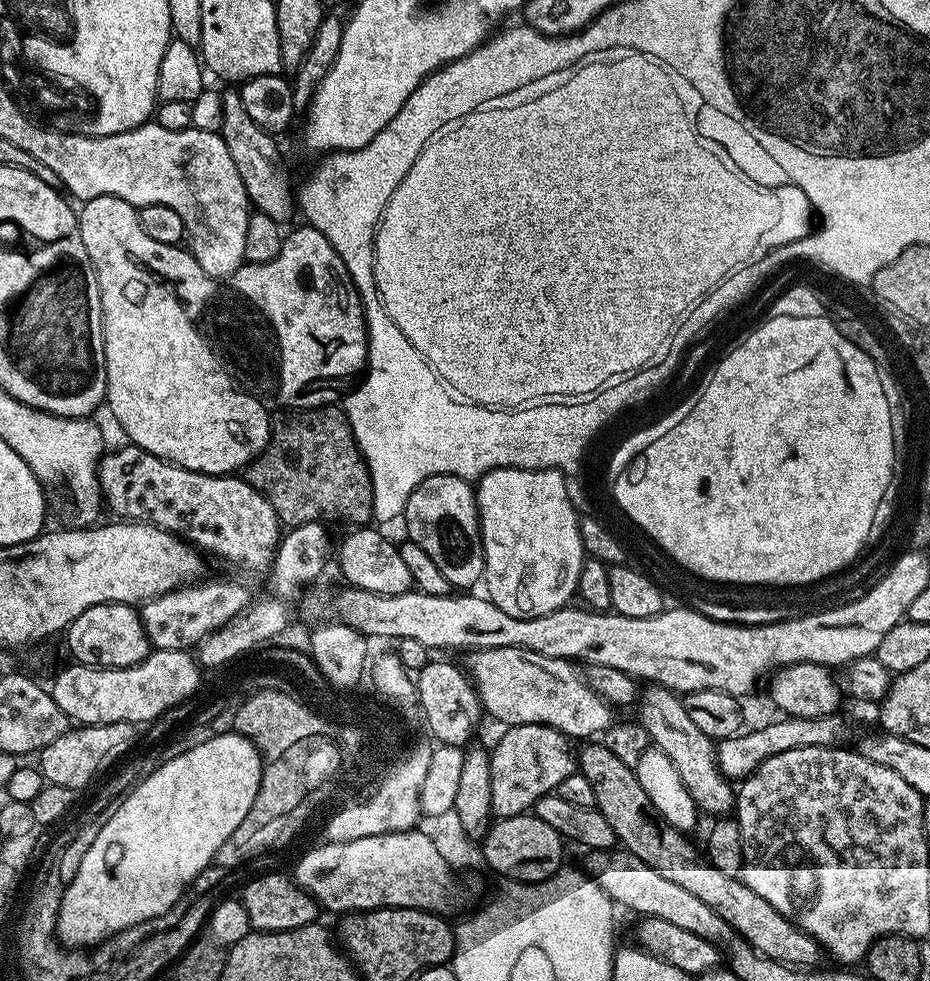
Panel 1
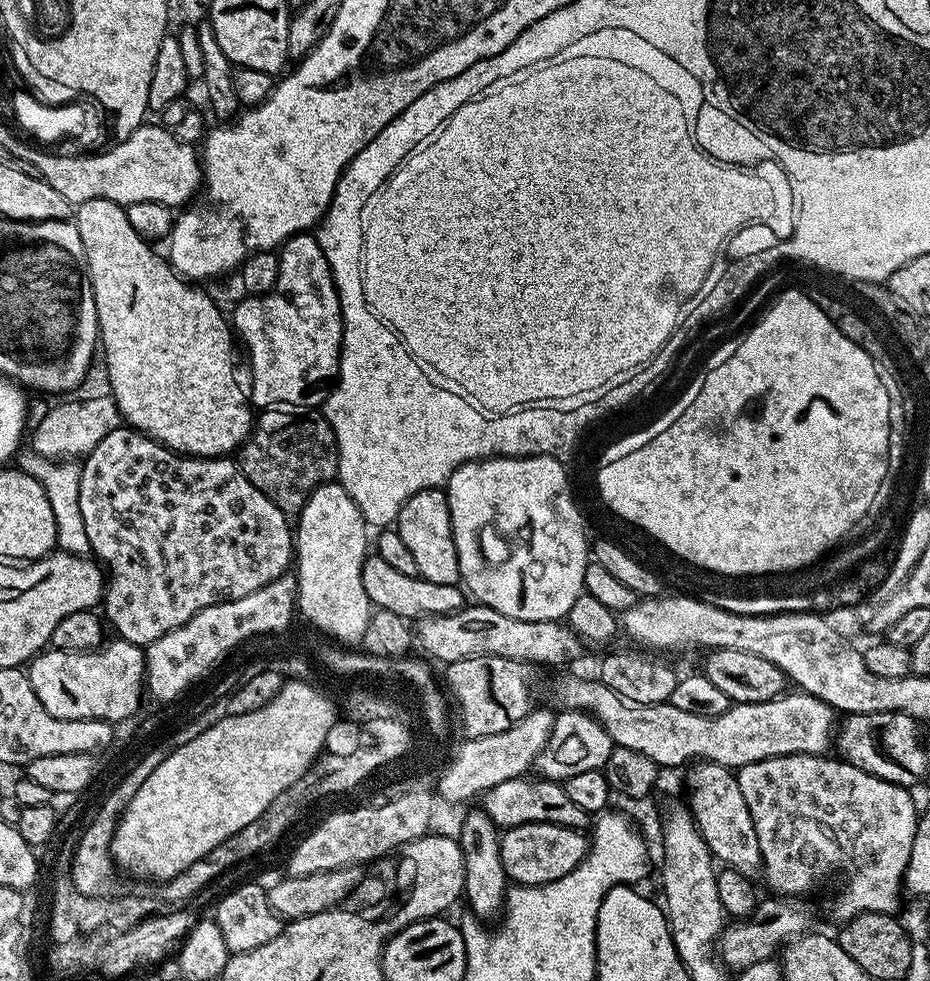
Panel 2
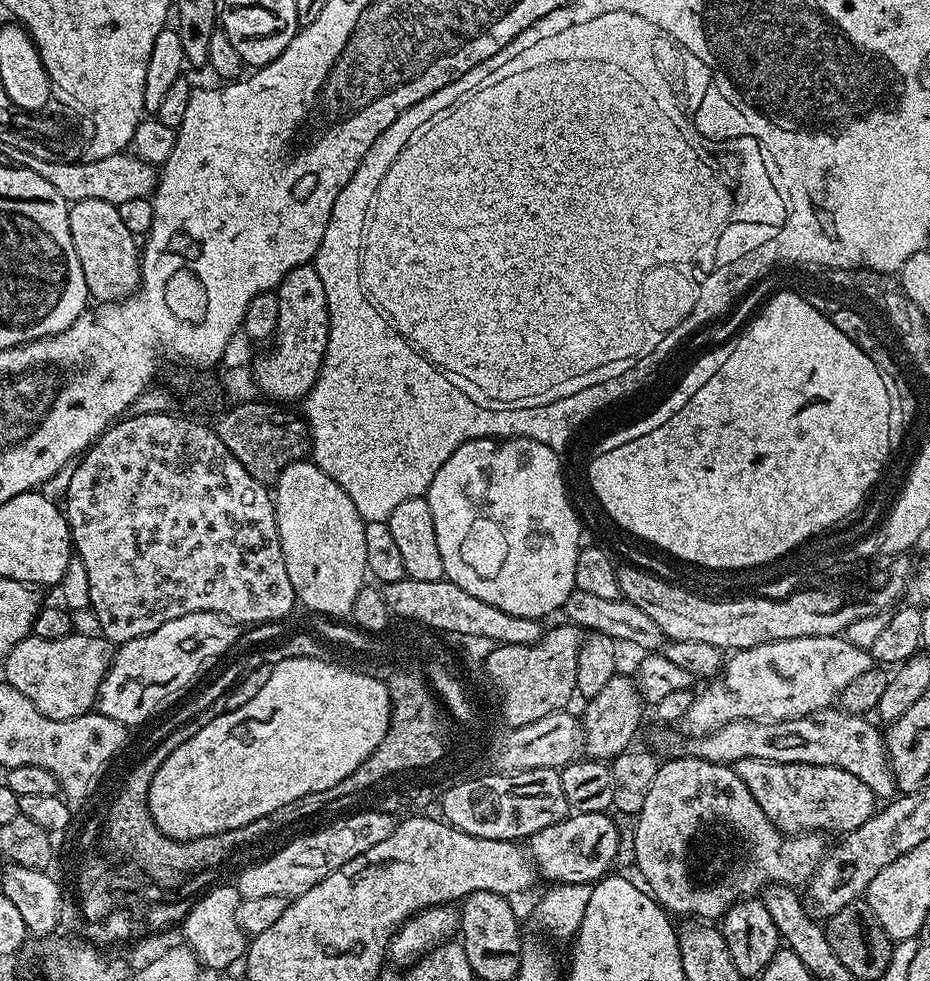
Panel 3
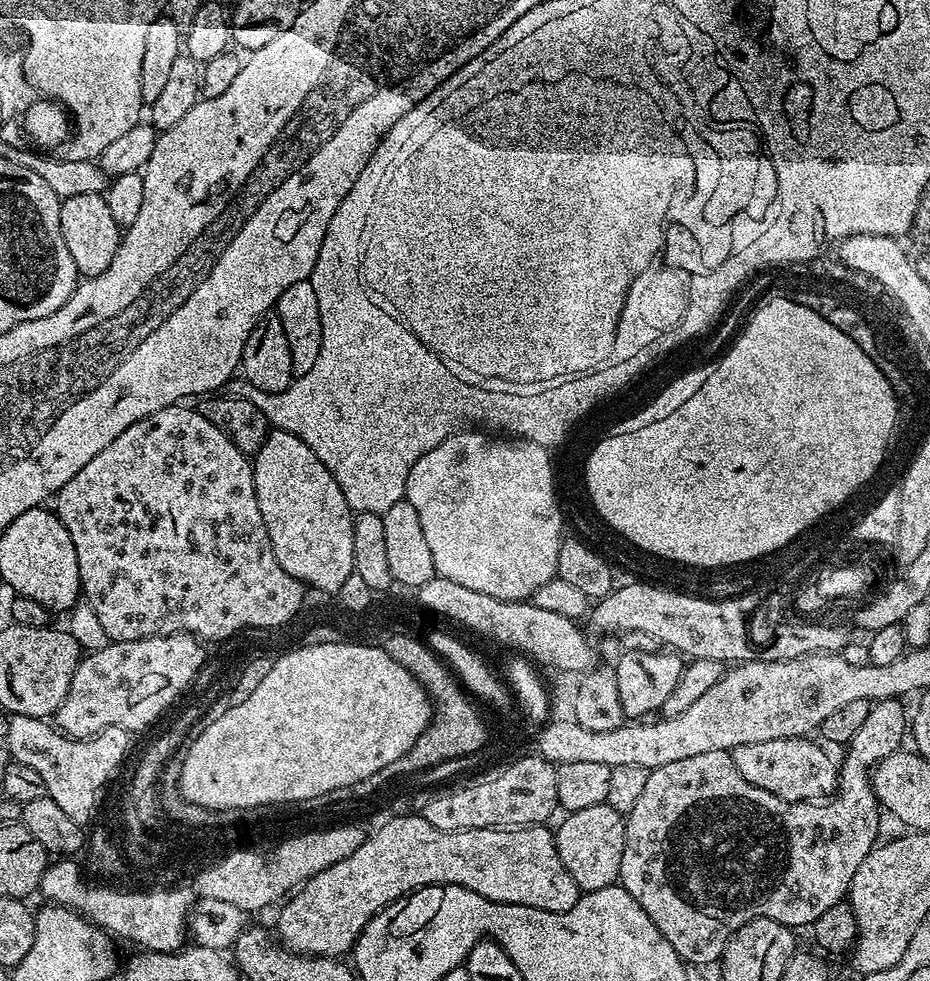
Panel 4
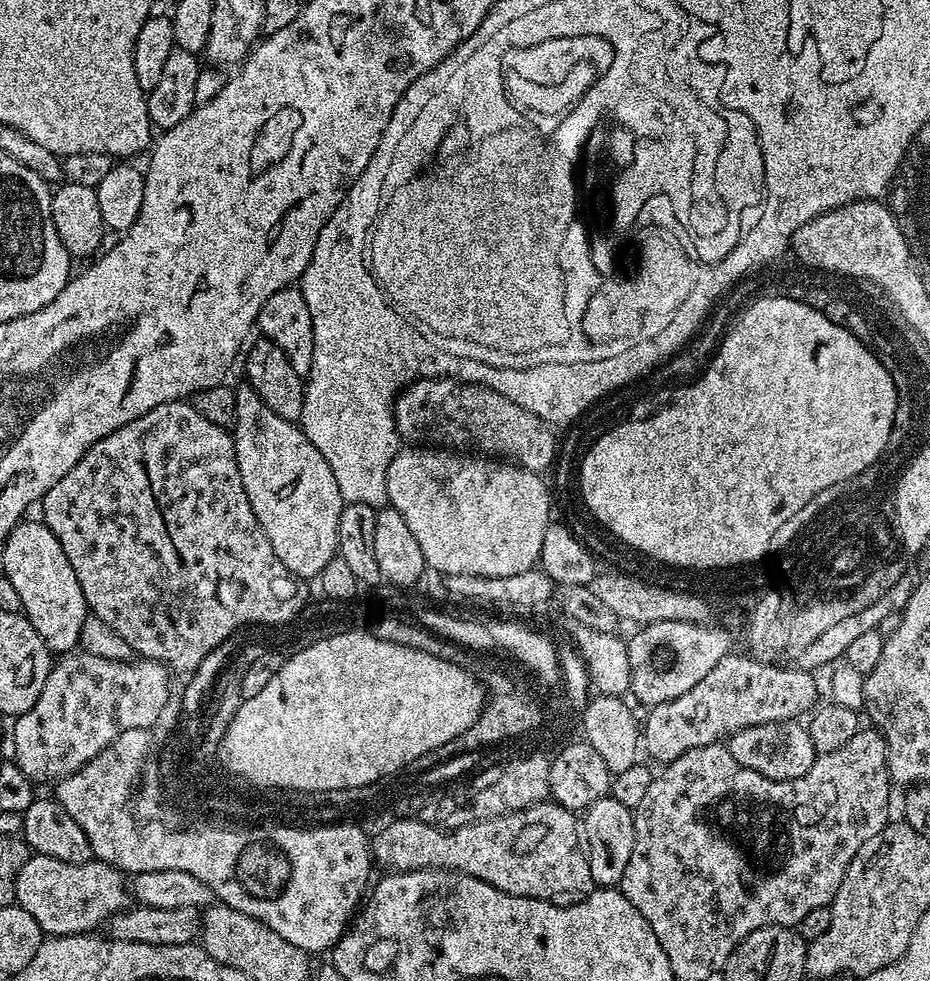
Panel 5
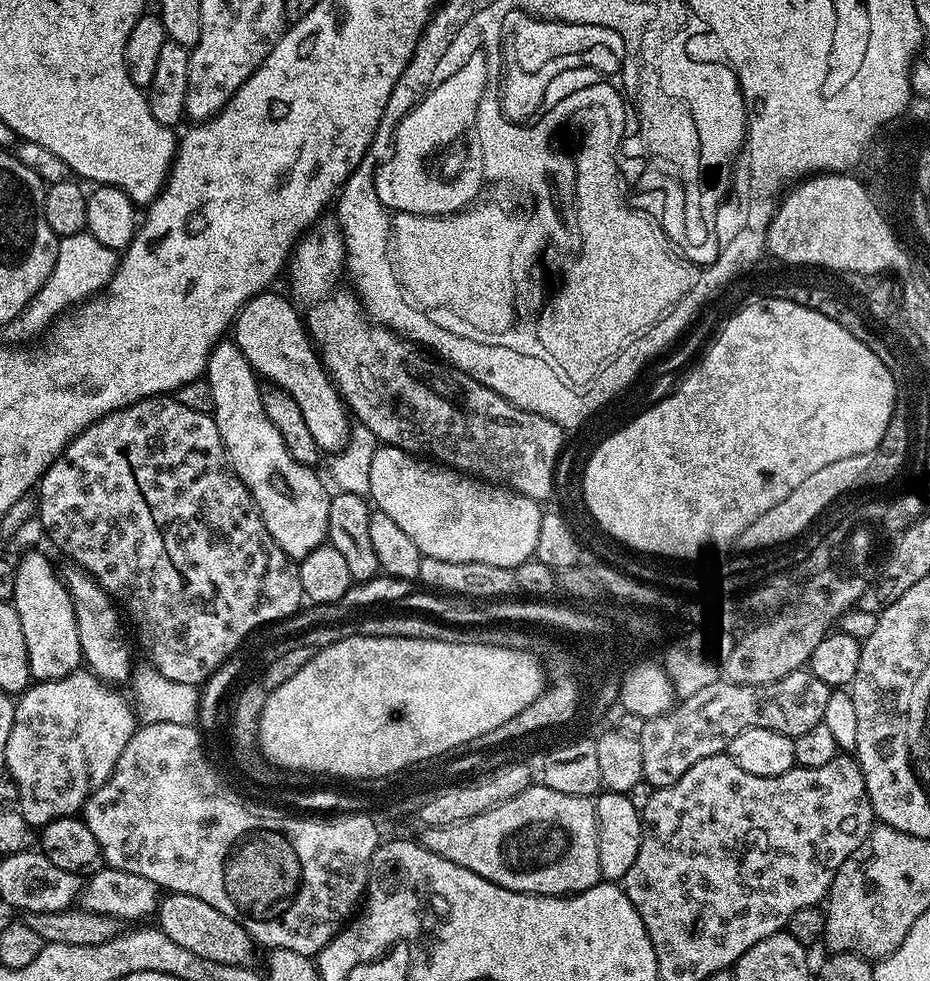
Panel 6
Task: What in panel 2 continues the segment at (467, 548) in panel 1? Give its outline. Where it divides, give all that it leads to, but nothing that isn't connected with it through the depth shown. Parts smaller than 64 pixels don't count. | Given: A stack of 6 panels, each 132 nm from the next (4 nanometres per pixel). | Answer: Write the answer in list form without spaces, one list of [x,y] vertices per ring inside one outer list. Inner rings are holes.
[[[443,487],[427,488],[402,506],[394,521],[394,531],[406,542],[414,563],[418,565],[418,576],[435,584],[461,583],[458,566],[458,550],[454,546],[454,534],[450,526],[450,506],[448,493]]]

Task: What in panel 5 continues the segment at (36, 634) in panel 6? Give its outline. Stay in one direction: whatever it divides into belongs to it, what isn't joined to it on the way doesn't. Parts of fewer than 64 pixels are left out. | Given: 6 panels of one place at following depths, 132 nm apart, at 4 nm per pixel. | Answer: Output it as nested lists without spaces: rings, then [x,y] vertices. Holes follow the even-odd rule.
[[[25,519],[13,528],[3,541],[4,568],[2,575],[18,590],[24,607],[22,615],[38,630],[42,642],[54,654],[68,654],[79,645],[82,622],[89,616],[88,603],[78,586],[78,574],[62,550],[62,542],[39,519]]]

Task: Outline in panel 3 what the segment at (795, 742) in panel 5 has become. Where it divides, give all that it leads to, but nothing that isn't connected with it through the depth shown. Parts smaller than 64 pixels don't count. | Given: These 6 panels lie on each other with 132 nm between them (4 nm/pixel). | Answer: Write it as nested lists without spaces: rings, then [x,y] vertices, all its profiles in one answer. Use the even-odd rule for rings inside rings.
[[[742,758],[734,767],[754,802],[758,802],[758,806],[762,808],[762,814],[766,814],[766,818],[770,818],[770,822],[774,822],[774,826],[784,834],[804,834],[809,830],[819,830],[824,834],[847,834],[862,826],[862,822],[866,822],[878,810],[878,798],[872,793],[870,786],[866,786],[862,778],[854,778],[854,774],[838,770],[834,766],[783,764],[762,758]]]

